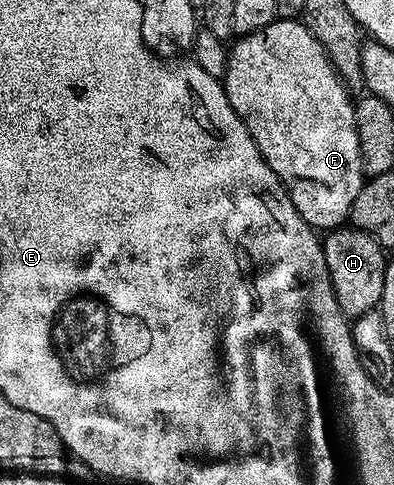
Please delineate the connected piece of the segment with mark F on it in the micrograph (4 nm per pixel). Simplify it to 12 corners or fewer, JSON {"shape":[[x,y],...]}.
{"shape":[[278,18],[228,48],[230,106],[313,230],[366,177],[327,52]]}

